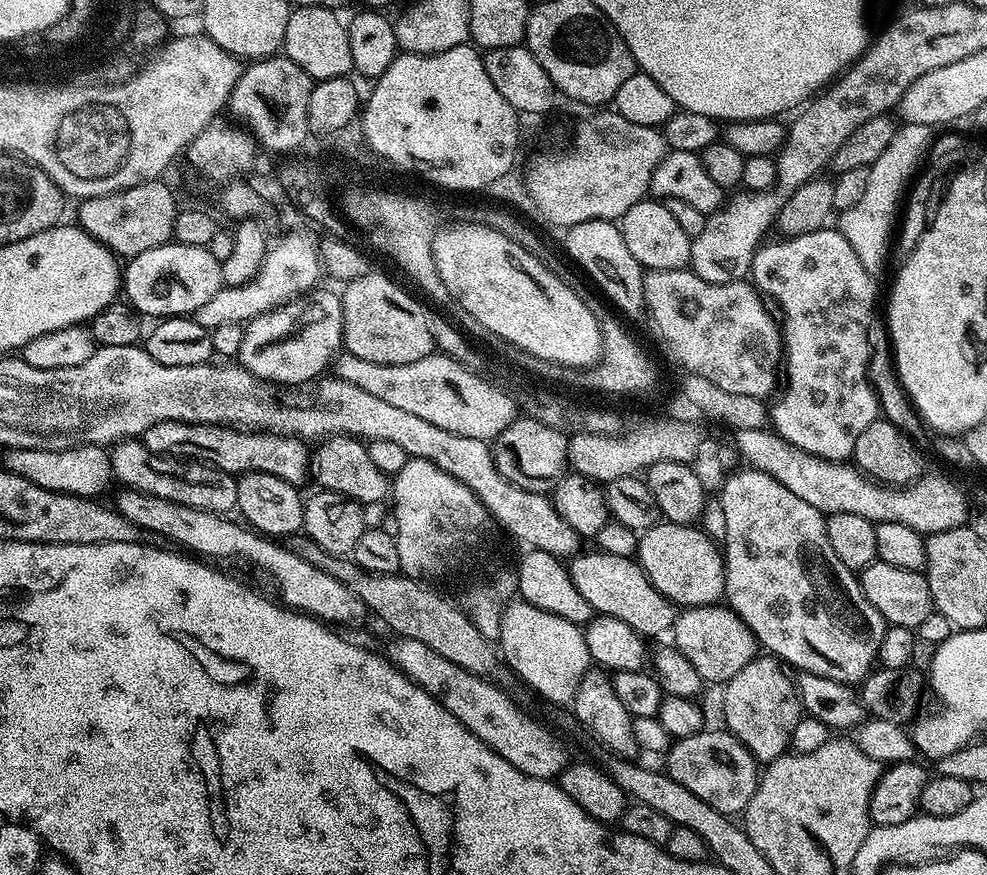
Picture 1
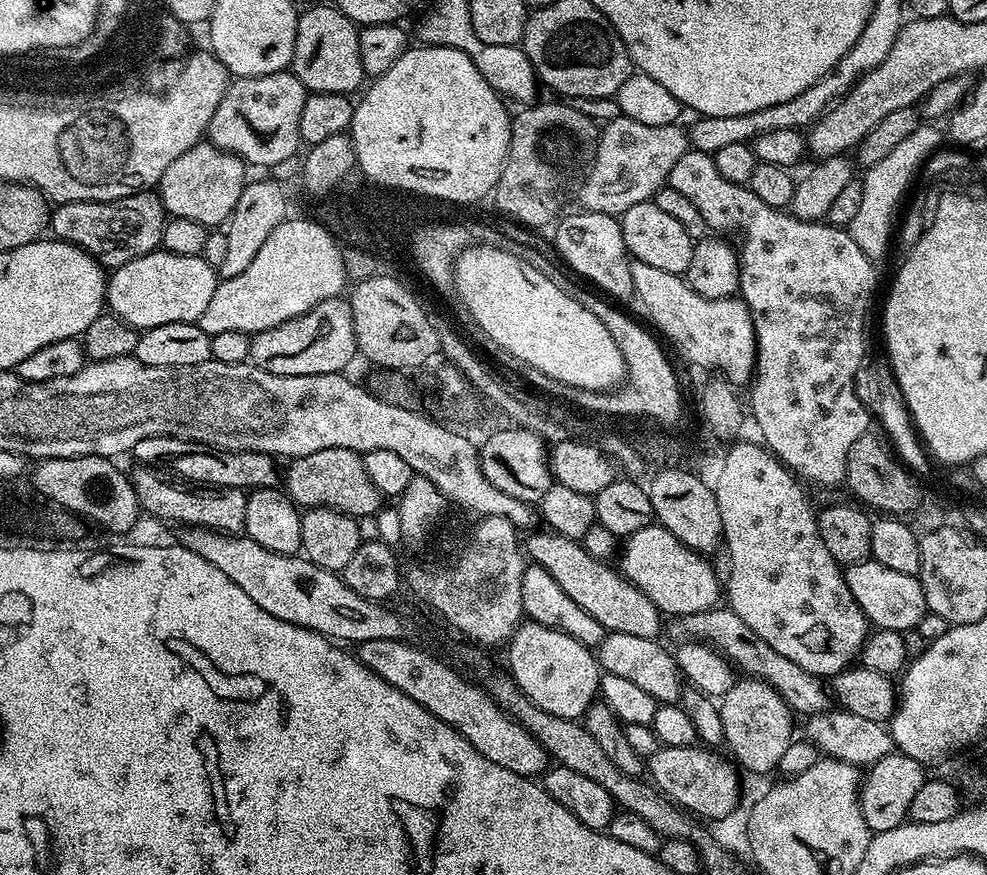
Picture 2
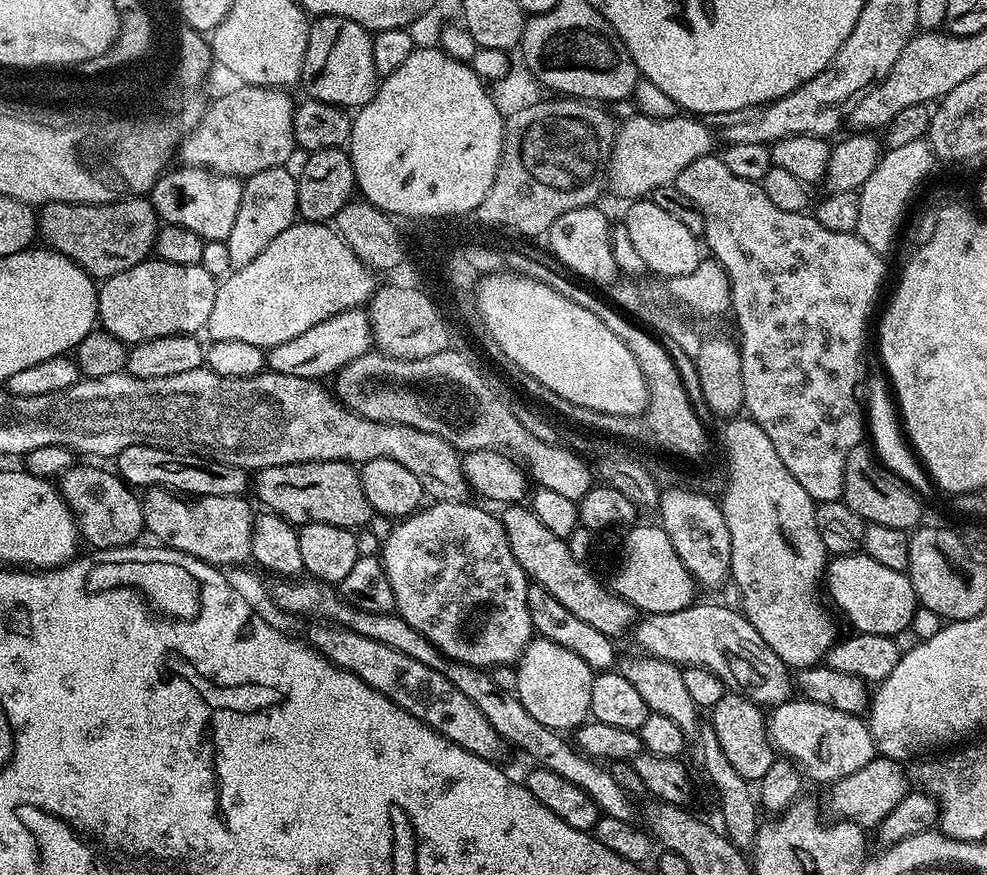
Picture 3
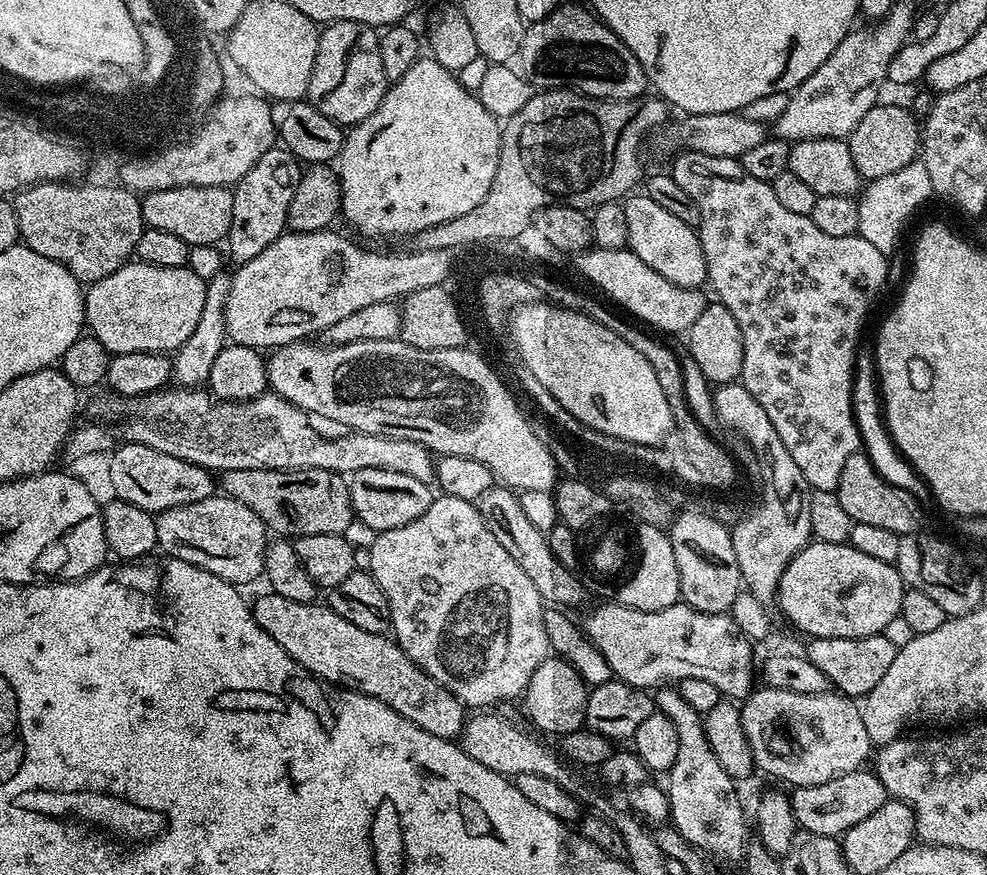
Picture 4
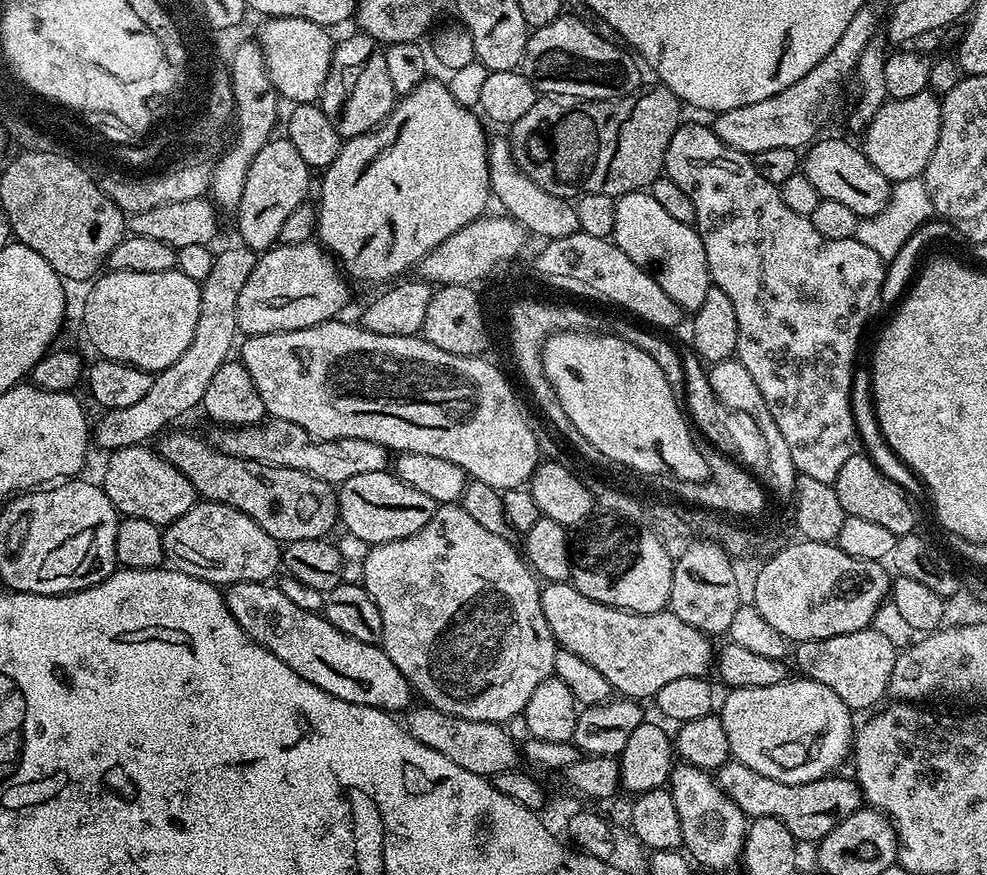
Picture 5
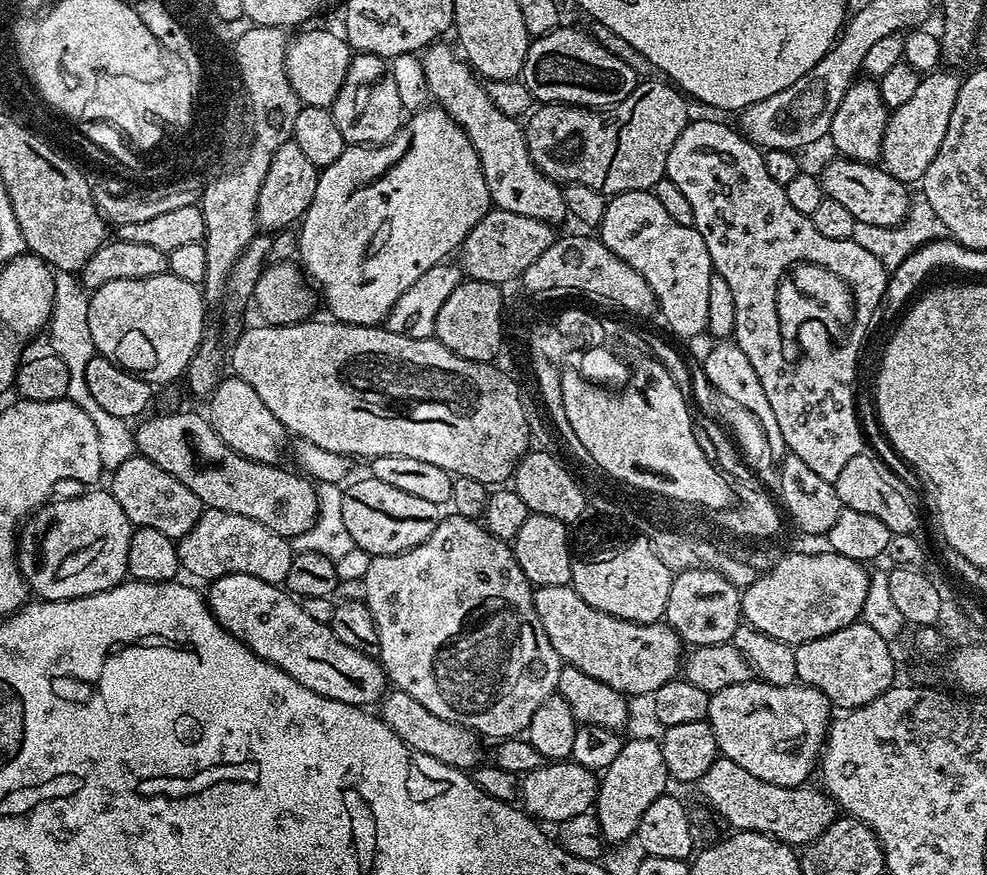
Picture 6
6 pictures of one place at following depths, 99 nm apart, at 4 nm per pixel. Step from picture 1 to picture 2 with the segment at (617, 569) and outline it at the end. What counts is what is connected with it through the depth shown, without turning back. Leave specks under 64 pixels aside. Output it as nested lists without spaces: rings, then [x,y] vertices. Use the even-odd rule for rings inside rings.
[[[548,530],[540,531],[533,531],[529,535],[533,536],[526,540],[527,559],[550,570],[550,574],[554,574],[554,582],[558,582],[558,586],[562,586],[562,590],[566,590],[566,594],[570,594],[570,598],[574,598],[574,602],[578,602],[578,606],[582,606],[582,610],[586,610],[586,614],[594,618],[594,622],[598,622],[609,633],[634,634],[635,637],[652,640],[660,636],[662,614],[654,606],[654,602],[650,602],[650,598],[646,598],[646,594],[638,590],[638,586],[624,577],[623,572],[611,563],[590,558],[583,543],[568,540]]]

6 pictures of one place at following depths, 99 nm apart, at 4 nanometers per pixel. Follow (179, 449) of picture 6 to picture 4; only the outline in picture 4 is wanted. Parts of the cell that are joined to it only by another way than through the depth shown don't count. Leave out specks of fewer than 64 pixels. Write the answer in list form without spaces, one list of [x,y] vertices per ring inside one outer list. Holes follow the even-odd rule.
[[[317,468],[230,470],[219,477],[218,484],[224,487],[221,488],[223,495],[250,506],[250,510],[262,518],[265,528],[284,538],[343,534],[354,519],[349,481],[339,472]]]

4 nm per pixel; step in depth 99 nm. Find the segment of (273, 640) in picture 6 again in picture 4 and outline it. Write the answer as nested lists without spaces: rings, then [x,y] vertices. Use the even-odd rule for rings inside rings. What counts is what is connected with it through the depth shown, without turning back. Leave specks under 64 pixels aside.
[[[275,594],[267,595],[258,597],[256,604],[254,600],[252,616],[286,654],[293,656],[312,675],[337,686],[347,682],[357,692],[386,702],[386,706],[398,710],[402,718],[443,740],[452,740],[463,732],[466,705],[454,698],[446,686],[434,682],[430,674],[423,672],[395,639],[362,630],[354,626],[354,622],[346,622],[346,618],[338,618],[338,614],[326,610],[323,603],[303,604]]]

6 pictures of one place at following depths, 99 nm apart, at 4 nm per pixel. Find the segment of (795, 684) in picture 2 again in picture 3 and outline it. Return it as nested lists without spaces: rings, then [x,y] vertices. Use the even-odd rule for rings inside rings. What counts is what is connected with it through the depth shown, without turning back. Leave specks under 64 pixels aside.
[[[694,602],[690,607],[670,614],[645,615],[634,628],[636,644],[640,647],[639,651],[656,656],[658,659],[669,660],[670,663],[679,666],[710,670],[723,682],[725,689],[735,690],[747,700],[752,700],[761,706],[775,706],[792,700],[794,676],[789,665],[784,664],[782,658],[778,658],[778,654],[774,654],[774,650],[770,650],[770,646],[766,646],[766,642],[762,642],[762,634],[758,634],[758,630],[754,630],[754,626],[748,621],[743,611],[725,608],[720,602],[716,602],[716,604],[700,603]]]

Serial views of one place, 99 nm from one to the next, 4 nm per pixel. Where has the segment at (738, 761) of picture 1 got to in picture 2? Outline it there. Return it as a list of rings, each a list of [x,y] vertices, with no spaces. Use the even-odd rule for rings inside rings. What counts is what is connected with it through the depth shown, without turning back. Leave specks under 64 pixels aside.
[[[707,746],[661,747],[646,760],[646,772],[651,783],[663,792],[673,804],[680,805],[685,812],[701,821],[724,820],[737,811],[742,789],[736,777],[738,768],[731,759],[719,756],[719,751]]]

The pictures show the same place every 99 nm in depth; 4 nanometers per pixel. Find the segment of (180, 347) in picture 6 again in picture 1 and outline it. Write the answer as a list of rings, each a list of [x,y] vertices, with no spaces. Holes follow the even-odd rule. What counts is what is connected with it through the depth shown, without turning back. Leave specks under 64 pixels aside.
[[[169,242],[162,246],[154,246],[154,250],[142,250],[142,254],[131,257],[122,268],[122,292],[127,303],[131,304],[141,317],[156,316],[155,318],[167,318],[170,316],[188,316],[198,310],[198,306],[206,306],[214,294],[224,284],[222,270],[220,269],[221,261],[214,258],[207,248],[198,246],[186,246]]]

